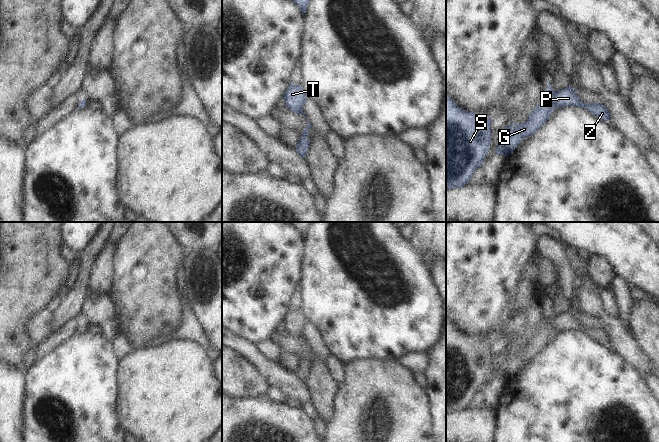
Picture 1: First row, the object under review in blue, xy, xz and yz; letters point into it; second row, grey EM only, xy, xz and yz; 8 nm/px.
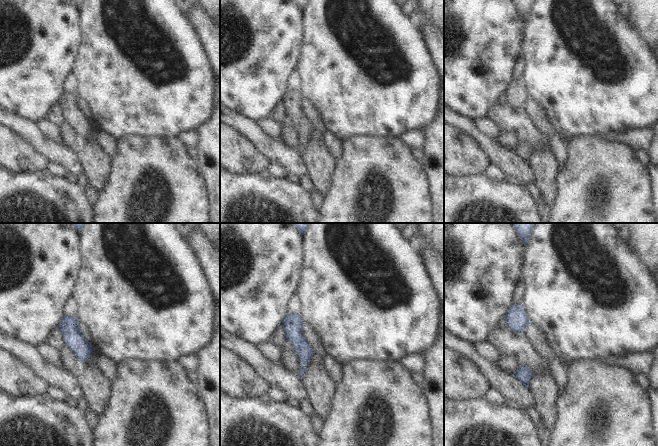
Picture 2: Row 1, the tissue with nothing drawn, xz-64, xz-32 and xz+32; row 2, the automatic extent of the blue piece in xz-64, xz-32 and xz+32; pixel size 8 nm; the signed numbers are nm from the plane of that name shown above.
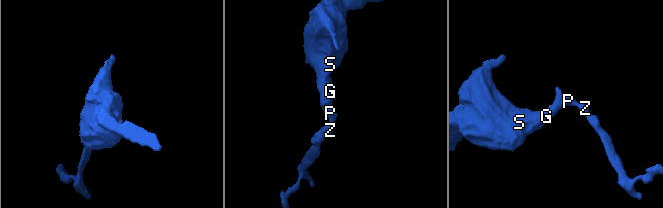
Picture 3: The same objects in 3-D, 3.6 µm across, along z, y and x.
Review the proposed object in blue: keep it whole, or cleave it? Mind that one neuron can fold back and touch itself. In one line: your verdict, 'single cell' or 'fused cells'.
single cell

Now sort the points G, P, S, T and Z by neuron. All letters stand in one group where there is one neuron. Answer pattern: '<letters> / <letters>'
G P S T Z

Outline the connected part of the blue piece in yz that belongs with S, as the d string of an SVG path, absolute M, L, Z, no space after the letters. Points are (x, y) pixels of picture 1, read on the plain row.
M446 319L446 415L468 408L489 376L492 344L458 330Z

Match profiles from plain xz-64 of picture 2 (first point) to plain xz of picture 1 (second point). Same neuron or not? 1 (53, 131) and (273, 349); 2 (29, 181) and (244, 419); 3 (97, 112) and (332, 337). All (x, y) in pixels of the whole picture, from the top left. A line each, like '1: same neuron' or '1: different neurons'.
1: same neuron
2: same neuron
3: same neuron

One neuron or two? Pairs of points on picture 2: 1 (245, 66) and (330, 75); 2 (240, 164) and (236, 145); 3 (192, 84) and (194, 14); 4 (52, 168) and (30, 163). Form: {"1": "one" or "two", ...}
{"1": "two", "2": "one", "3": "two", "4": "two"}

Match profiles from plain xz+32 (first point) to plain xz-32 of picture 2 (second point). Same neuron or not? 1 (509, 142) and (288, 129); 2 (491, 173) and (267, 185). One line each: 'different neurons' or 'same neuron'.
1: same neuron
2: different neurons

